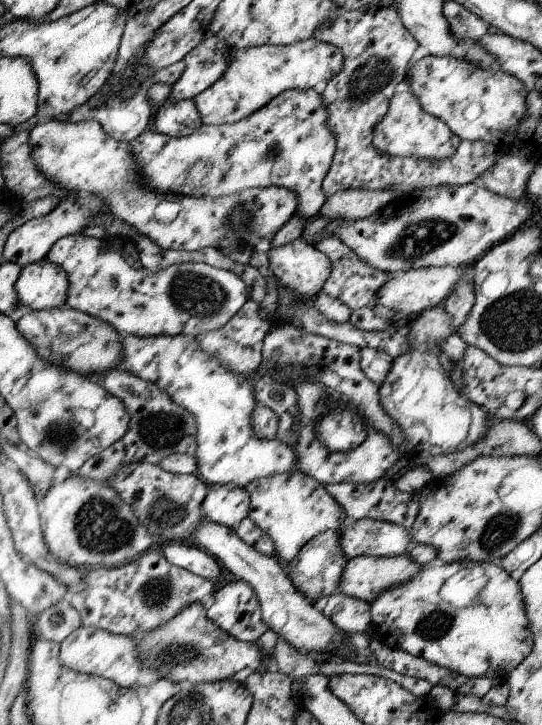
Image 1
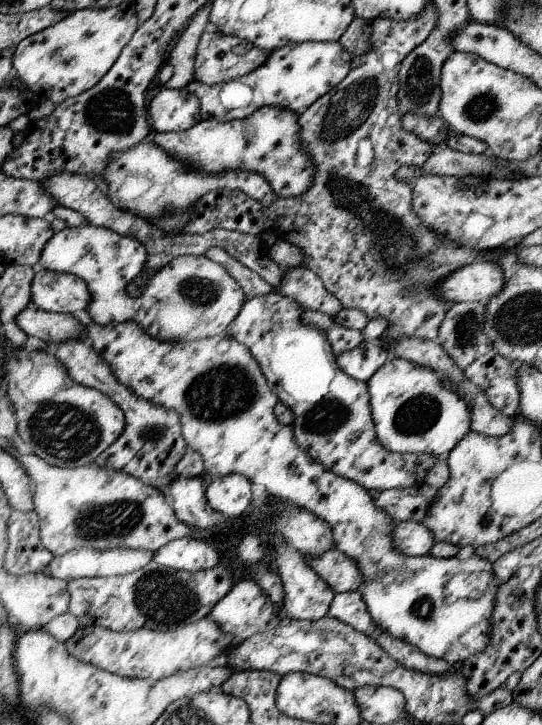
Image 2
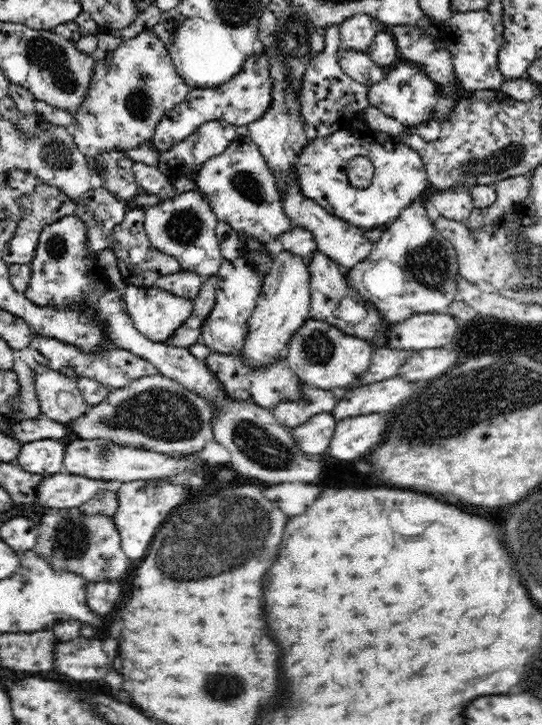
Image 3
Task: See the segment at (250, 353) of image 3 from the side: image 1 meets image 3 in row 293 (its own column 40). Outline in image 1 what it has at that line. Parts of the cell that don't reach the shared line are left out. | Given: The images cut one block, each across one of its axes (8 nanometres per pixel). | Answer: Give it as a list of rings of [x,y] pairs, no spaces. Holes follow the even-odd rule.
[[[46,258],[22,267],[14,286],[19,302],[33,311],[65,306],[69,289],[69,275]]]

